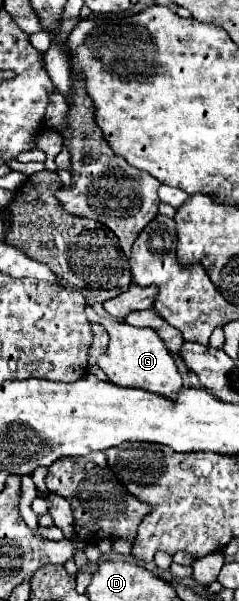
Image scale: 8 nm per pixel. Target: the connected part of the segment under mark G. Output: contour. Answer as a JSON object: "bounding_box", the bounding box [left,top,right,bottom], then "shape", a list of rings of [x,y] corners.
{"bounding_box":[98,320,182,400],"shape":[[[106,320],[104,326],[110,334],[110,344],[106,354],[98,358],[98,366],[108,374],[110,382],[122,388],[142,388],[152,394],[176,400],[182,388],[182,376],[178,374],[174,358],[168,354],[166,344],[158,338],[158,334],[150,328],[136,328],[116,320]]]}

